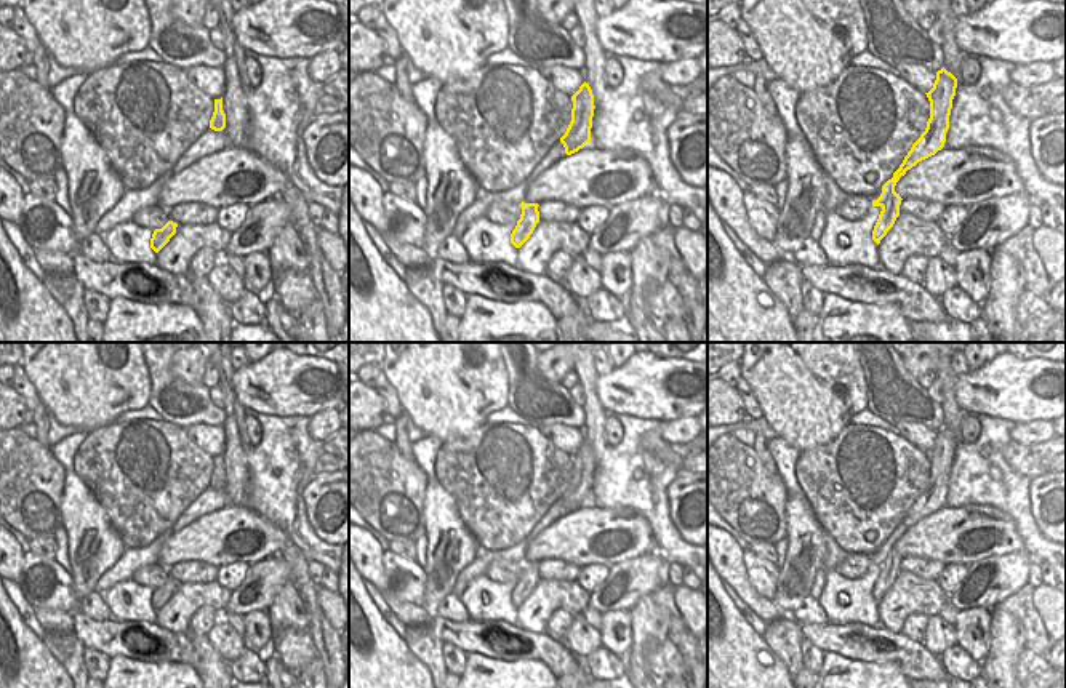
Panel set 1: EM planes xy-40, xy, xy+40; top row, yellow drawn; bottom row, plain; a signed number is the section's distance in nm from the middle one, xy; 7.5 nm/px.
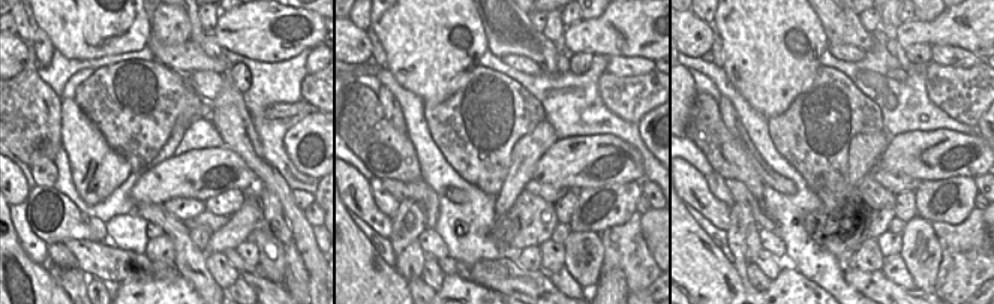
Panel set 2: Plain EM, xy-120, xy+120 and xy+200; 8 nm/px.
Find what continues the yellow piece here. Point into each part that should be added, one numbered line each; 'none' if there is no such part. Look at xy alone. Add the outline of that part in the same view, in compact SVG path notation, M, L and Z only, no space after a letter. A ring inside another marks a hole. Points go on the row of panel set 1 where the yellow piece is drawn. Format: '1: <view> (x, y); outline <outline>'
none

